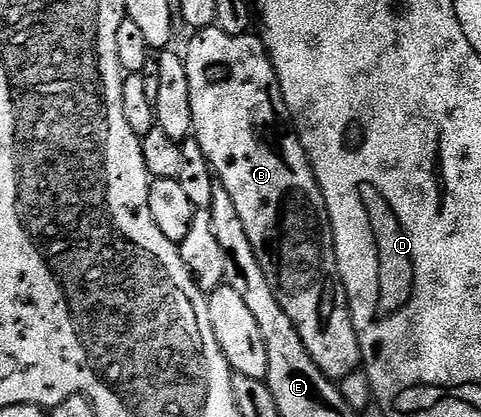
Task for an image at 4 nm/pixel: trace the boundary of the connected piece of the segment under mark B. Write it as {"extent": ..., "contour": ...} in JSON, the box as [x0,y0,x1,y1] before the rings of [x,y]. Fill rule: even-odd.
{"extent":[183,26,361,380],"contour":[[[213,26],[201,28],[193,36],[196,37],[189,42],[188,52],[183,53],[190,82],[192,136],[202,146],[215,179],[230,194],[270,290],[274,290],[274,298],[278,298],[282,310],[294,322],[313,362],[329,380],[345,380],[361,367],[360,343],[348,308],[348,291],[336,268],[336,247],[326,202],[289,117],[272,59],[264,49],[263,39],[256,34],[235,36]]]}

